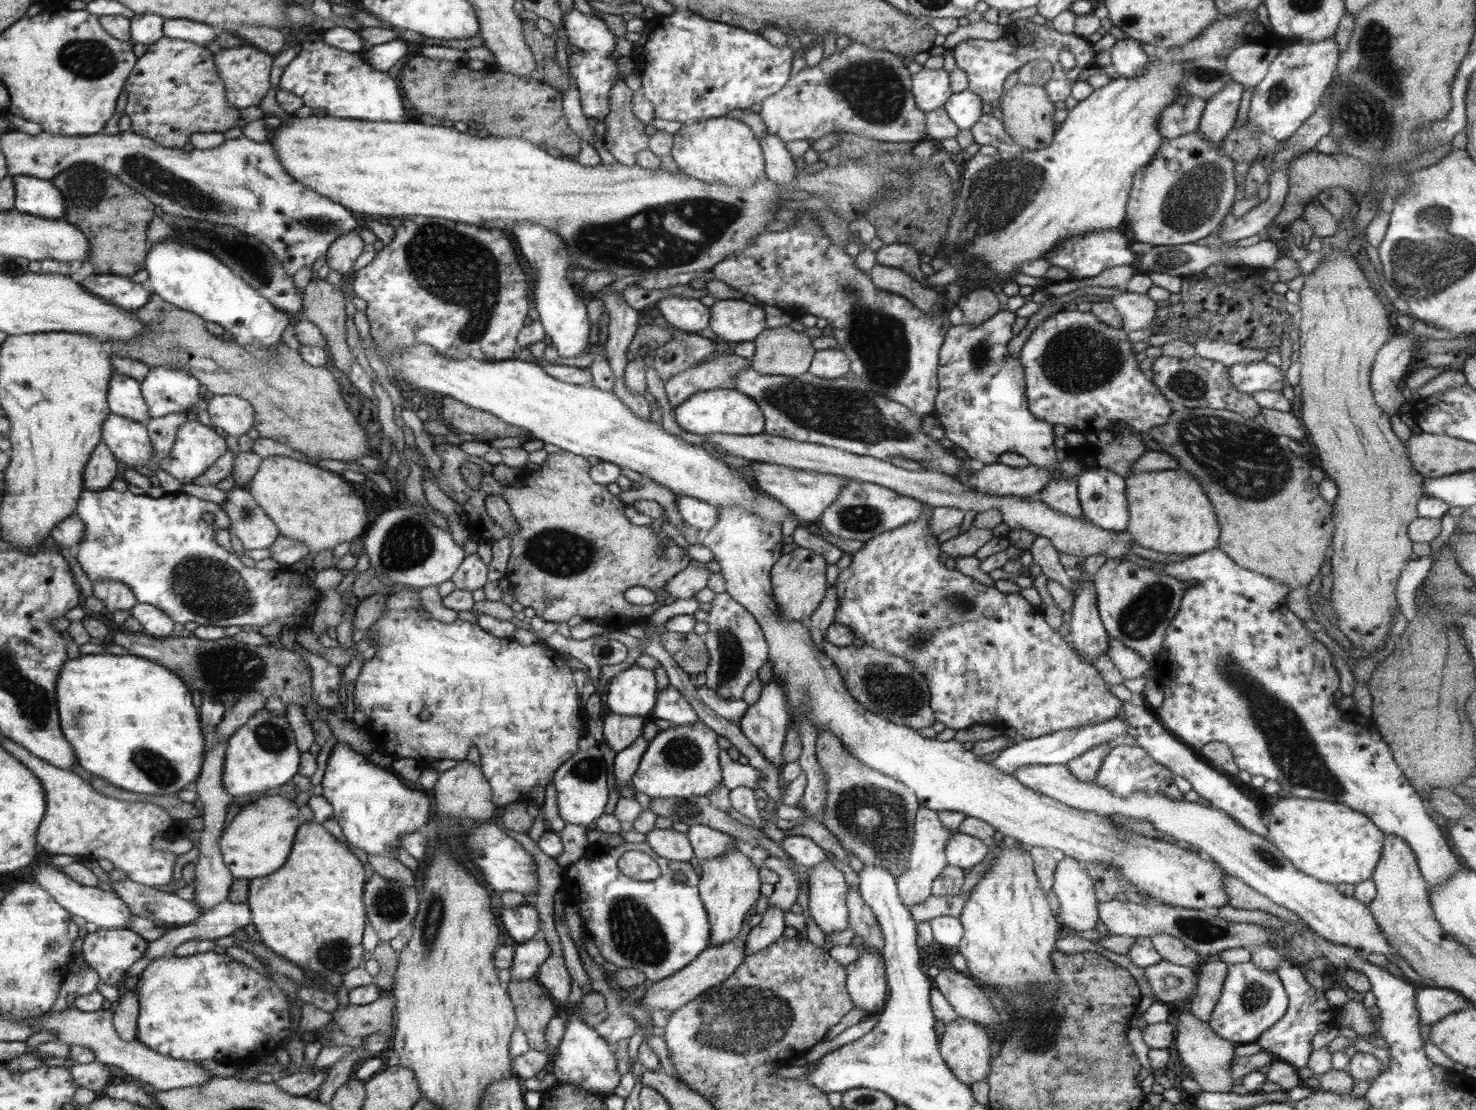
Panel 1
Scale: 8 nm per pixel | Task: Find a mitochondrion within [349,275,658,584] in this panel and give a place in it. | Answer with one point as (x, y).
(556, 551)

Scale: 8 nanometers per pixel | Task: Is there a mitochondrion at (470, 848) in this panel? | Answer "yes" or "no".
yes

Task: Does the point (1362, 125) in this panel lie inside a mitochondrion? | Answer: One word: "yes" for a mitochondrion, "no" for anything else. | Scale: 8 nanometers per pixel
yes

